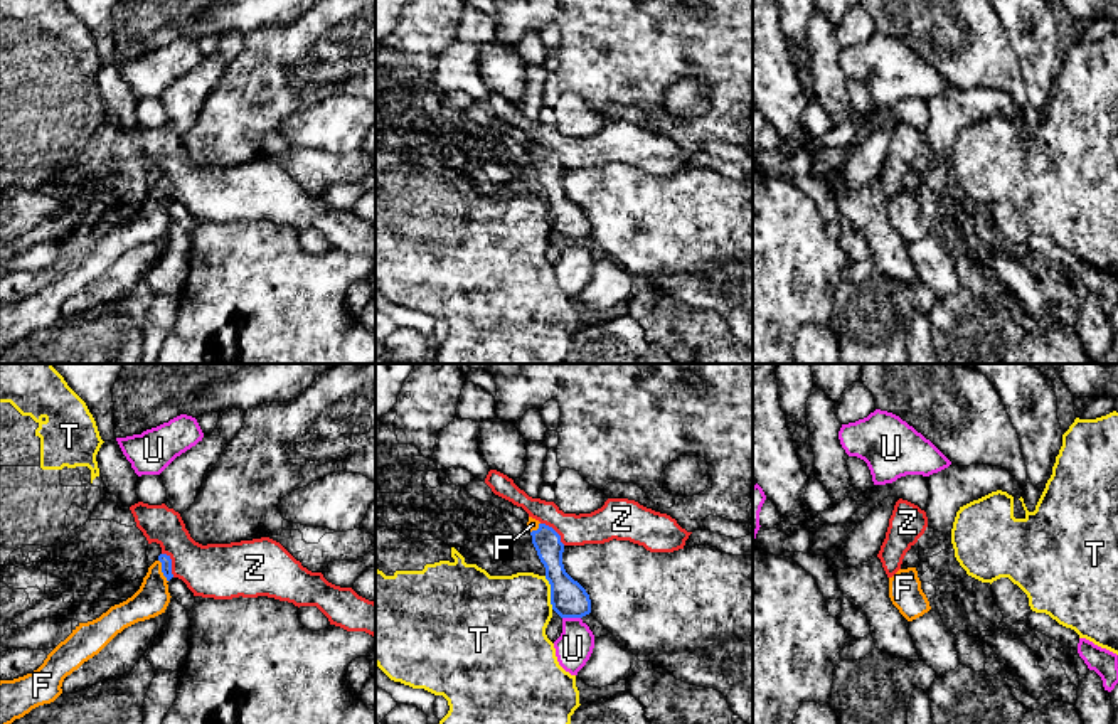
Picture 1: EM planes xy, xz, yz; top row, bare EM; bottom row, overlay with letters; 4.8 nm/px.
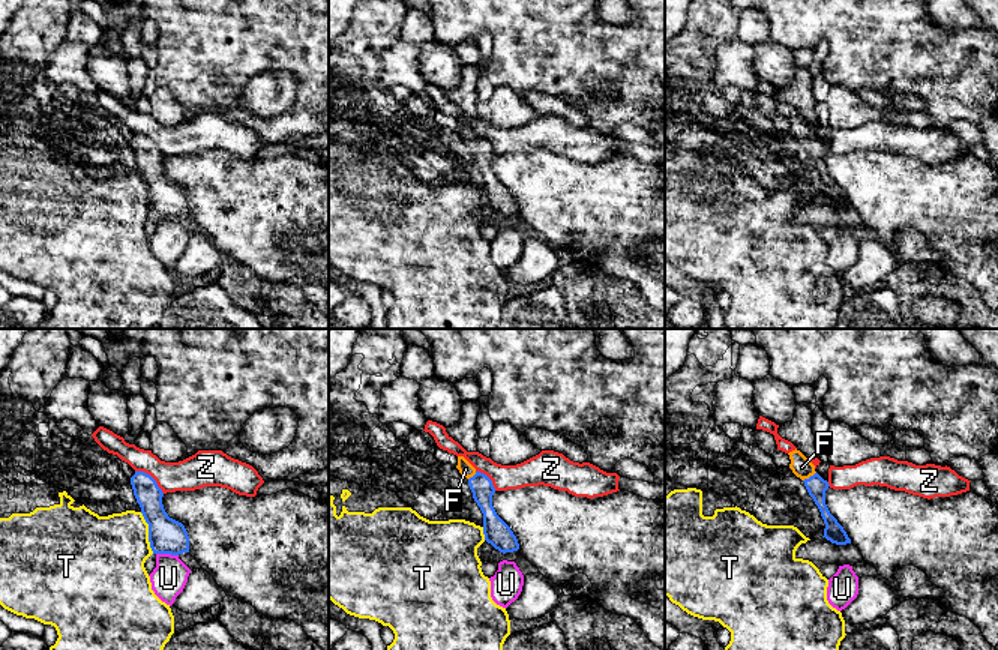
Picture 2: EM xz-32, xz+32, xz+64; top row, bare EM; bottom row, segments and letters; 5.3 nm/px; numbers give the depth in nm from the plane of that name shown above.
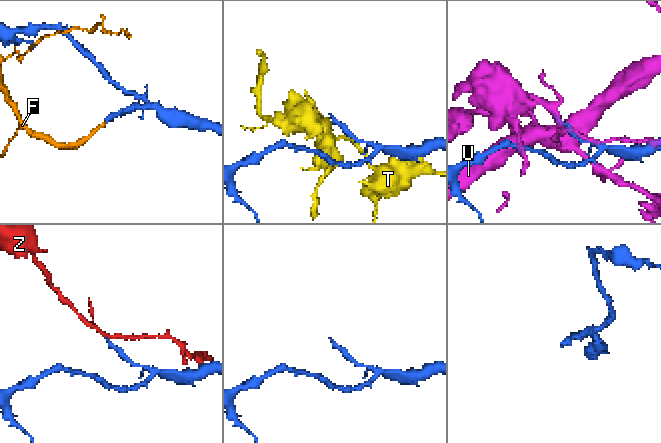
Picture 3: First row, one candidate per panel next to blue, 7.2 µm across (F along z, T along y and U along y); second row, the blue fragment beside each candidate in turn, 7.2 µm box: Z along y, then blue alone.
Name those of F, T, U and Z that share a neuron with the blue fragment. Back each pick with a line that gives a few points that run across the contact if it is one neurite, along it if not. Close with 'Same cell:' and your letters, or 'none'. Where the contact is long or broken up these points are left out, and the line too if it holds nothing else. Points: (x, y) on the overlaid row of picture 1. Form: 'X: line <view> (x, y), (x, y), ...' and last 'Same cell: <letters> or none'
F: line xy (165, 559), (162, 571), (155, 580), (152, 598)
Same cell: F

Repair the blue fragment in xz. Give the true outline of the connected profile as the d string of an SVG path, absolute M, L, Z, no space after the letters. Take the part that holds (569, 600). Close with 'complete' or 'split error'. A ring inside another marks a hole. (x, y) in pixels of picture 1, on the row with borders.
M529 517L527 529L540 562L546 567L546 579L551 584L551 604L561 618L583 618L591 613L591 599L586 589L564 569L564 544L561 535L549 525Z; split error

